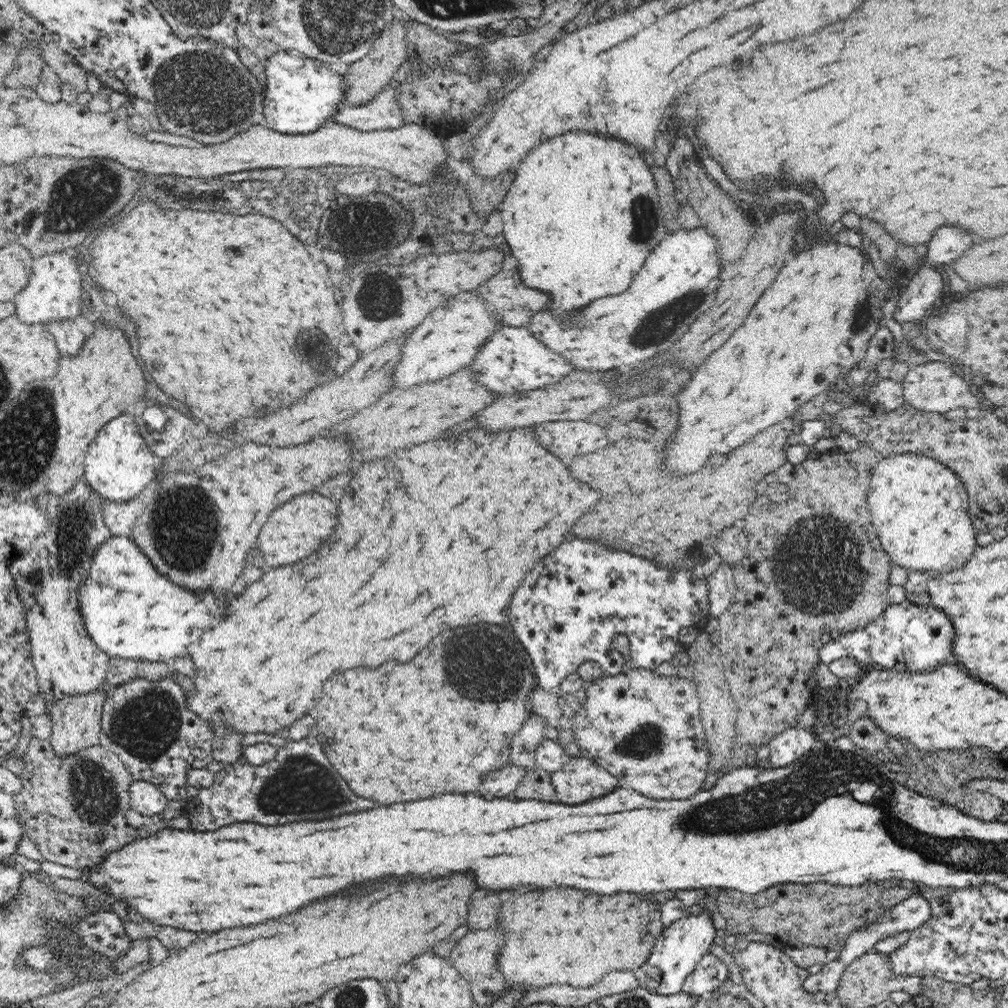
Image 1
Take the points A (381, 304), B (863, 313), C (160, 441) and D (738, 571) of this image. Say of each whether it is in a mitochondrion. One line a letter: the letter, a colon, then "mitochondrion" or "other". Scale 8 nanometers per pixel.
A: mitochondrion
B: mitochondrion
C: other
D: other

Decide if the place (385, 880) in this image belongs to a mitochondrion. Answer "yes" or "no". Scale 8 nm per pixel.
no

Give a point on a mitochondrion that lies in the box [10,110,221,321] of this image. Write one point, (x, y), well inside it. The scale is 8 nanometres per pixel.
(81, 194)

